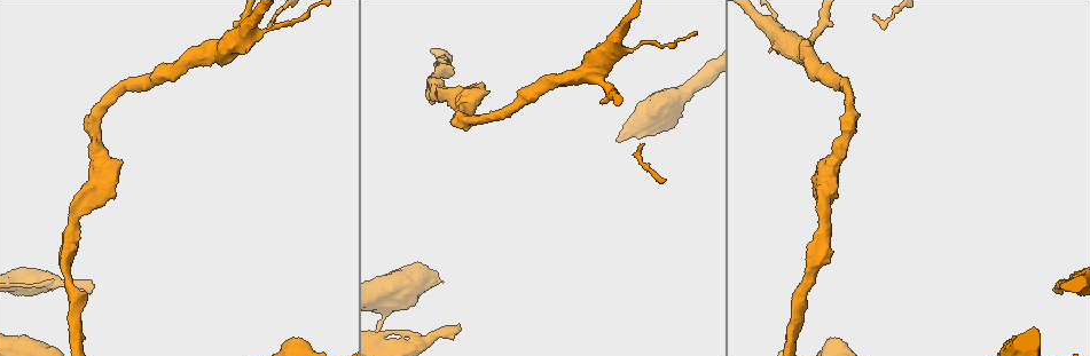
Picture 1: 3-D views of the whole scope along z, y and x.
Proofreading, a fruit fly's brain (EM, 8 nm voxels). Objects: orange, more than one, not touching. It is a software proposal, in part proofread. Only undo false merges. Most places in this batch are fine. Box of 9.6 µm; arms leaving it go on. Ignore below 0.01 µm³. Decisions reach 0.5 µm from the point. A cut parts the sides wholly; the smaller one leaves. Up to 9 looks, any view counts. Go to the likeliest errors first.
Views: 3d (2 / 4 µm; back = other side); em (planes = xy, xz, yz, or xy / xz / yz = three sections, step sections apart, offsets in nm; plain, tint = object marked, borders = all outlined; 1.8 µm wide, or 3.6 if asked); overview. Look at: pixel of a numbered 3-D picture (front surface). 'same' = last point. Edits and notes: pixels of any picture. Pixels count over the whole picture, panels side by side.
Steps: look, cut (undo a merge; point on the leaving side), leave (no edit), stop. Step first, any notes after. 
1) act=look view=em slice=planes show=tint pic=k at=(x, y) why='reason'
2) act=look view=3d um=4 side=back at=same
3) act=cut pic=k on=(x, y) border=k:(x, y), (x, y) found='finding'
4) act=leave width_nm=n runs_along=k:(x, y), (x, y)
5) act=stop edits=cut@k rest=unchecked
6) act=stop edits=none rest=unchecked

act=look view=3d um=4 pic=1 at=(228, 50) why='two arms at a narrow angle'

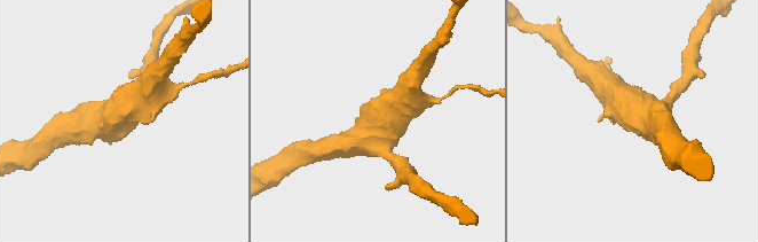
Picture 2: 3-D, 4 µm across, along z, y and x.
act=look view=em um=3.6 slice=planes show=tint pic=2 at=(374, 125)

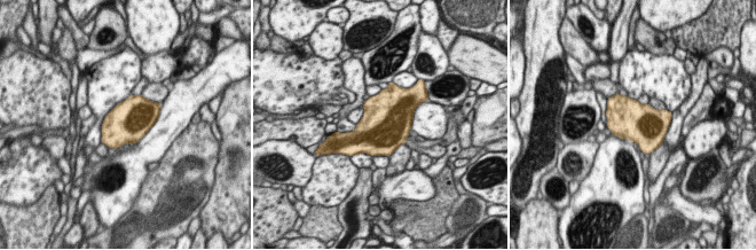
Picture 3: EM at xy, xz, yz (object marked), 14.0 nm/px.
act=leave found='one neuron here'

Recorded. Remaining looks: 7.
act=look view=3d um=4 pic=1 at=(1073, 283) why='sudden change in width'

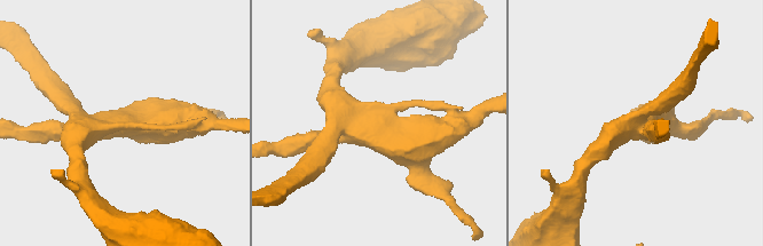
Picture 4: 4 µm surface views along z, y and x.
act=look view=em um=3.6 slice=yz step=4 show=tint pic=4 at=(393, 121) why='now the EM'

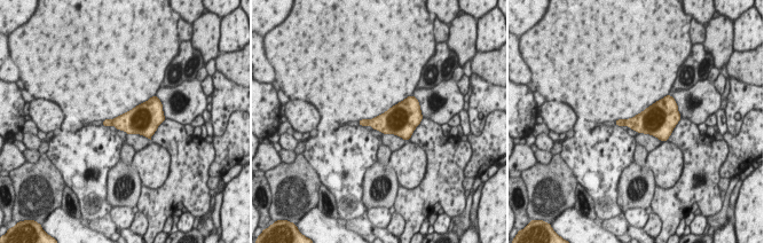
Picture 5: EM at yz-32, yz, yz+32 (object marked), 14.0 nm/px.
act=look view=em um=3.6 slice=planes show=tint at=same

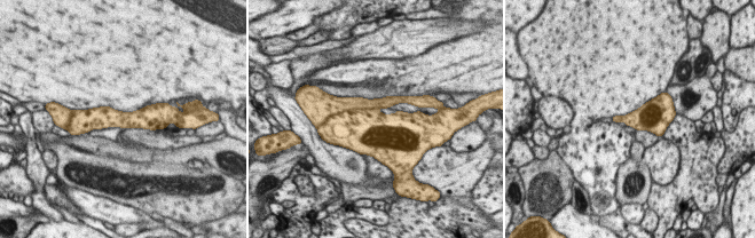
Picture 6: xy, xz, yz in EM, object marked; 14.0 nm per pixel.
act=cut pic=6 on=(359, 125) border=6:(378, 108), (351, 109), (337, 114) found='a second neuron is stuck on'

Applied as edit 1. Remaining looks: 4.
act=look view=3d um=4 side=back pic=1 at=(809, 280)

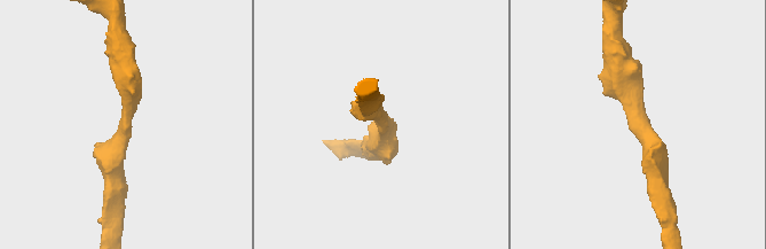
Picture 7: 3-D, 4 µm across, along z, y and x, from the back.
act=look view=em slice=planes show=borders pic=7 at=(382, 125)

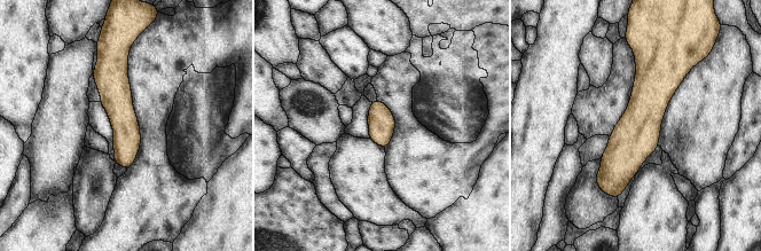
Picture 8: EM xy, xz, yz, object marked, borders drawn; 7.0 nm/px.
act=leave width_nm=190 runs_along=8:(644, 56), (618, 190) found='all the same neuron'

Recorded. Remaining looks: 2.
act=look view=em slice=xy step=16 show=borders pic=1 at=(828, 183) why='arms part here'

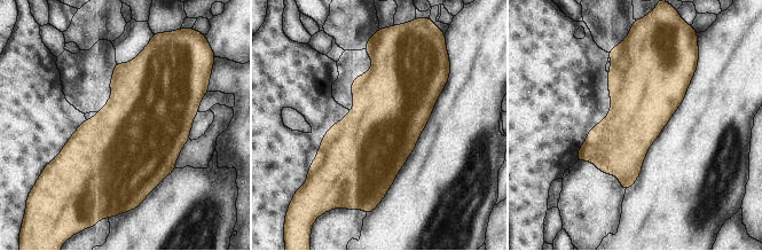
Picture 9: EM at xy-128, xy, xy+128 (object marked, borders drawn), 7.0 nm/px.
act=look view=em slice=planes show=borders at=same

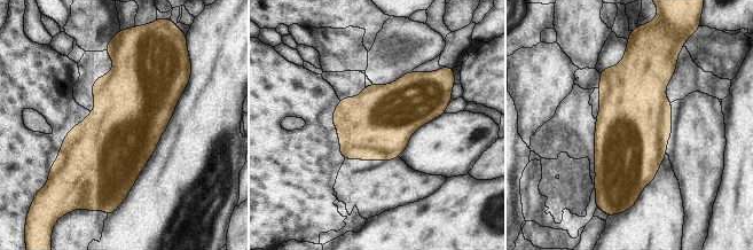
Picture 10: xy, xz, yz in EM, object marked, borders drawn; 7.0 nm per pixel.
act=leave width_nm=480 found='all the same neuron'

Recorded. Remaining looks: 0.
act=stop edits=cut@6 rest=unchecked

